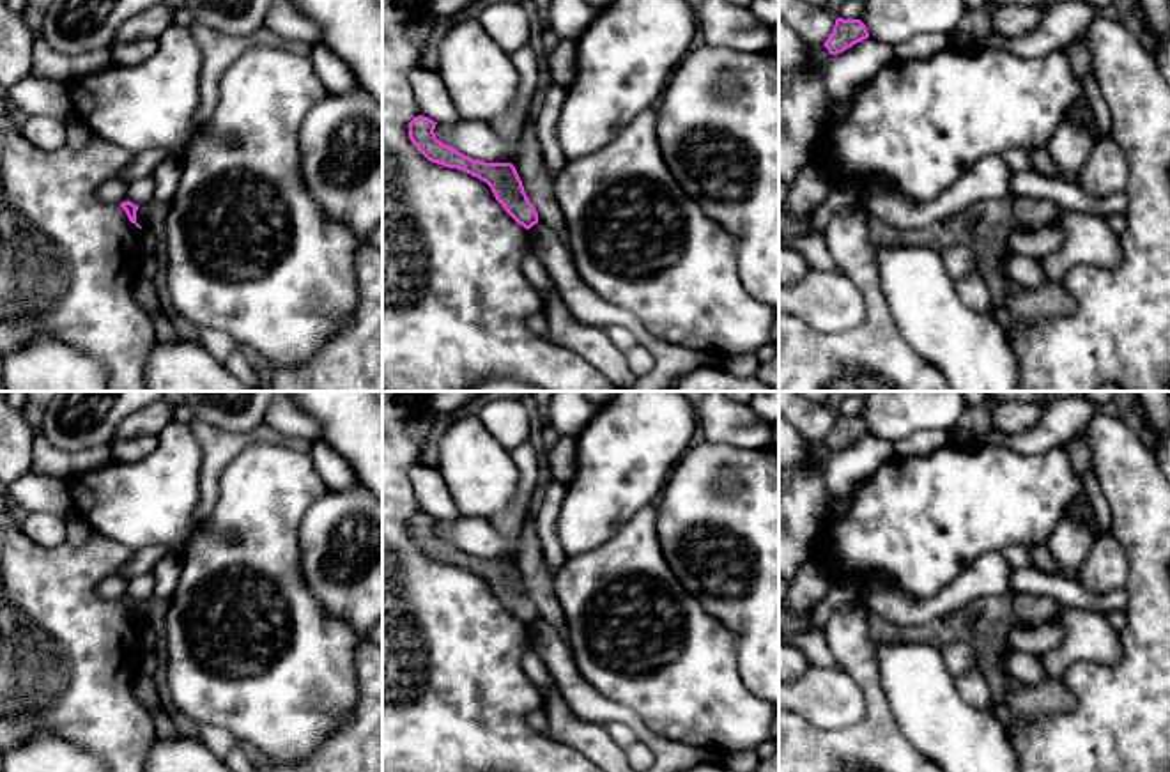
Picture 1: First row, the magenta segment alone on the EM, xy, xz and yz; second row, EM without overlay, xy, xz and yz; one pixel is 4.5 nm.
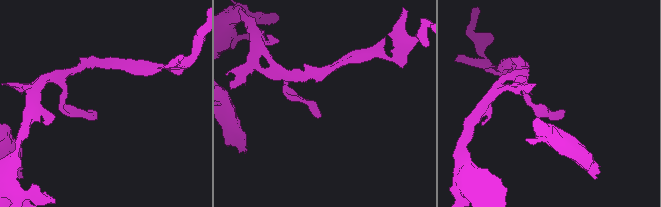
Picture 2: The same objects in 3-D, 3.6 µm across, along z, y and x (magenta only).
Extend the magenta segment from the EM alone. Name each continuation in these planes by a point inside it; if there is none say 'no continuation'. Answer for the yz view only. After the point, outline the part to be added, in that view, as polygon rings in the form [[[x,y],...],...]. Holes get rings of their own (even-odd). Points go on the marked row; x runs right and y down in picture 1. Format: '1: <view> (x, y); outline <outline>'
no continuation

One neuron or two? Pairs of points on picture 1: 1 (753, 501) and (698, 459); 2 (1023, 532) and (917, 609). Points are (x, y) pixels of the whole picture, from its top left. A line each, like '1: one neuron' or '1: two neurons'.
1: one neuron
2: two neurons

